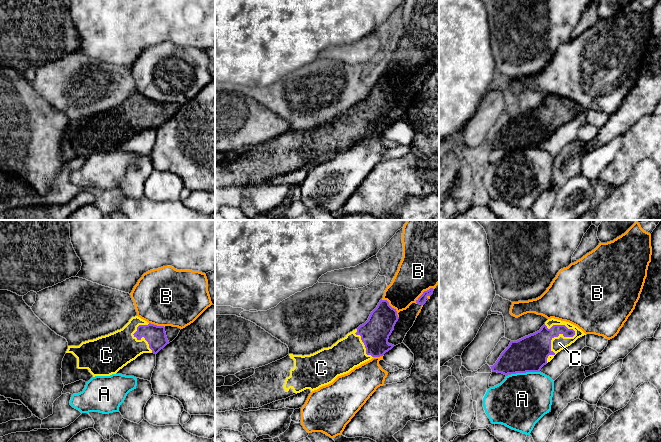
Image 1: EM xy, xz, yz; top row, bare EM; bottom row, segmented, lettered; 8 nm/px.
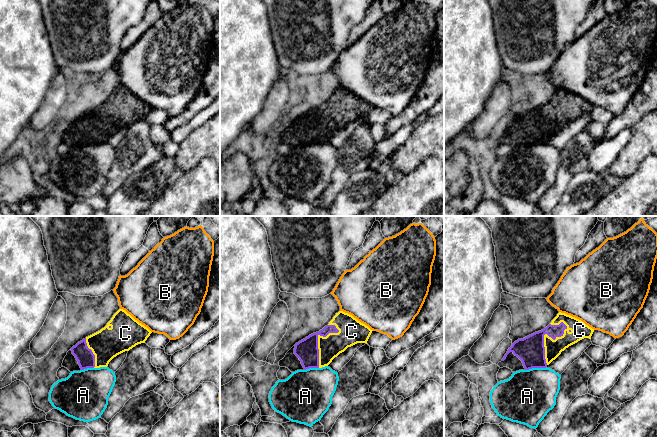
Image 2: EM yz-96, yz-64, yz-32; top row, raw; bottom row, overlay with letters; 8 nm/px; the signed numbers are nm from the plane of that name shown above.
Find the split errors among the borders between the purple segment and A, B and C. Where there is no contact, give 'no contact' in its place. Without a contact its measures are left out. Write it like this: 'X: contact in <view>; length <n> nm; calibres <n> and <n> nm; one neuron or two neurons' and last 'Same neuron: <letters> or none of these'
A: contact in yz; length 240 nm; calibres 280 and 420 nm; two neurons
B: contact in xz; length 200 nm; calibres 240 and 260 nm; two neurons
C: contact in yz; length 360 nm; calibres 280 and 120 nm; one neuron
Same neuron: C

